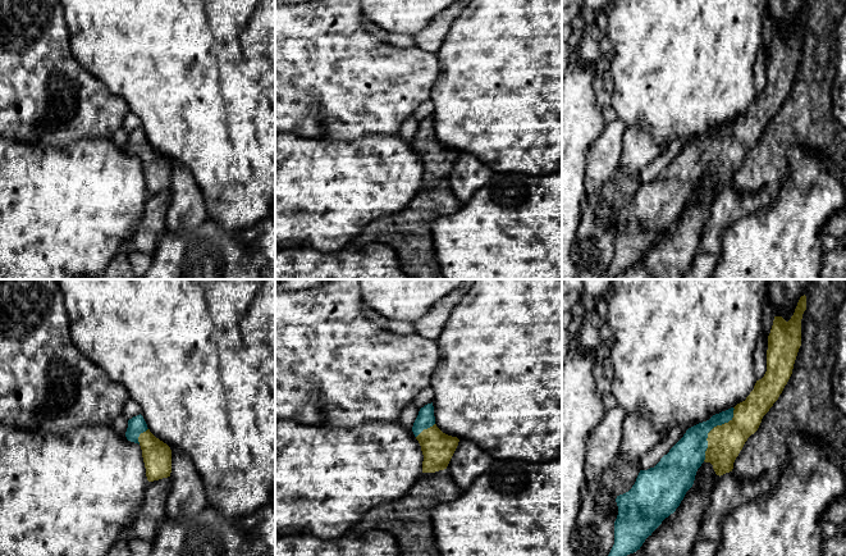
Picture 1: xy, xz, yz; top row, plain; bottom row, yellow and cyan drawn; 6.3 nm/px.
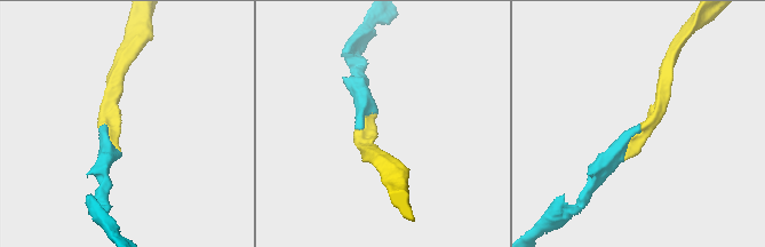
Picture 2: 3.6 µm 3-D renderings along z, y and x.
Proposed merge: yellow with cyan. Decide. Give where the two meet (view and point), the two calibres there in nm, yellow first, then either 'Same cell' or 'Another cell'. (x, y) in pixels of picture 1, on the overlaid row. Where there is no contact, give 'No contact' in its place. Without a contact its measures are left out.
Touches yellow at yz (710, 431). Thickness 220 nm (yellow) against 220 nm. Same cell

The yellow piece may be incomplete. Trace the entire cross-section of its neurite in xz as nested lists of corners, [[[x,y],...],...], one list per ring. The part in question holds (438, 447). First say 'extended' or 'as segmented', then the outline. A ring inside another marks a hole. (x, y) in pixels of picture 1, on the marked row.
extended | [[[433,402],[420,409],[412,432],[424,455],[422,473],[447,469],[459,439],[443,433],[436,427]]]

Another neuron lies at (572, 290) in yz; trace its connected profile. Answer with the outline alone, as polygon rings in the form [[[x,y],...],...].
[[[562,279],[562,323],[584,295],[584,279]]]

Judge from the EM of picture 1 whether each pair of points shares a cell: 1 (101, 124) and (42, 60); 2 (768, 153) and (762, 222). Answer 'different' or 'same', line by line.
1: same
2: different

